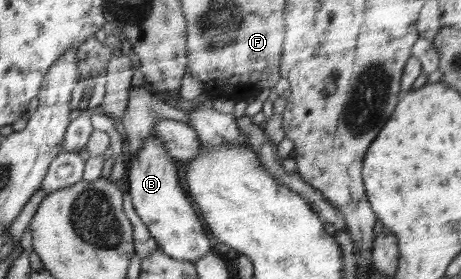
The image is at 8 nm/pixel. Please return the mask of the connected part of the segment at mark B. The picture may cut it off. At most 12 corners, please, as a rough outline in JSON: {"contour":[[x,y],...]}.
{"contour":[[150,135],[126,163],[133,207],[158,249],[190,262],[209,239],[176,161]]}

